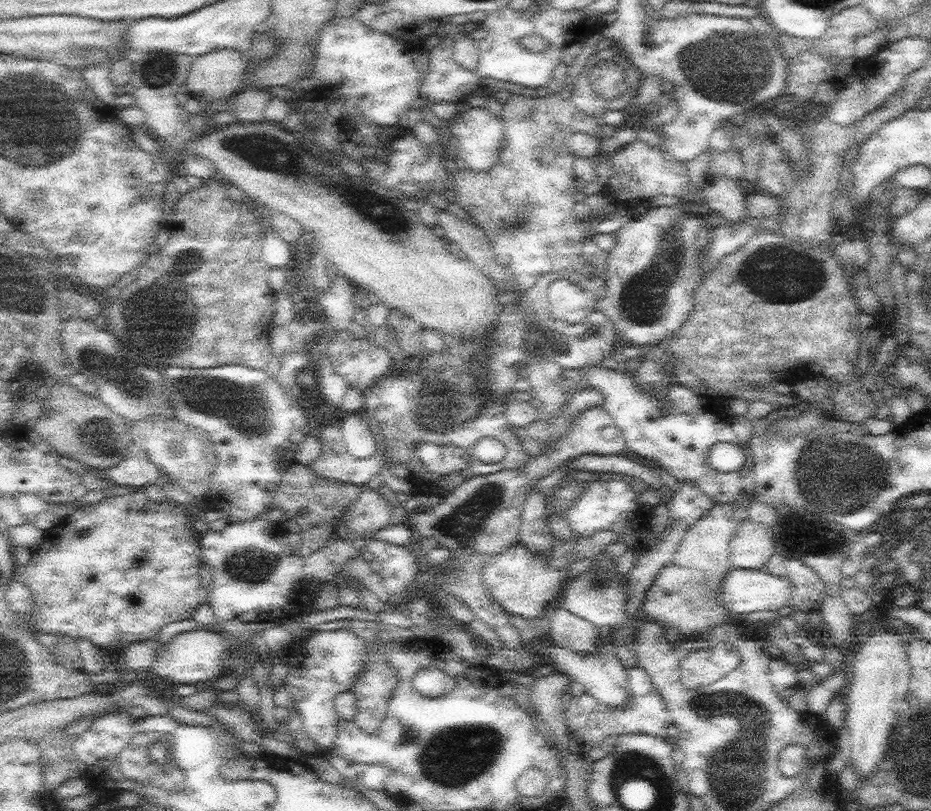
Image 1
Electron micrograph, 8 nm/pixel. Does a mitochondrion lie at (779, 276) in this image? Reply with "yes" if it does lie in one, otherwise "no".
yes

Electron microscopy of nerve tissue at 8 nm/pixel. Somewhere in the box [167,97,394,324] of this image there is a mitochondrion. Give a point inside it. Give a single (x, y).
(266, 153)

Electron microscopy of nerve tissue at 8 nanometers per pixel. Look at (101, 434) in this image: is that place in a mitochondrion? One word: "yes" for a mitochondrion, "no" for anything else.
yes

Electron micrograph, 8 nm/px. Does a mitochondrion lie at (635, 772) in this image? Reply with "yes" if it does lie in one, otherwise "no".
yes

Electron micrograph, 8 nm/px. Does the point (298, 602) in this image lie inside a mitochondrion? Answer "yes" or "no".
no

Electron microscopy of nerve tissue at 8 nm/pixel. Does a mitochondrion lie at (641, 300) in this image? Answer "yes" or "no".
yes

